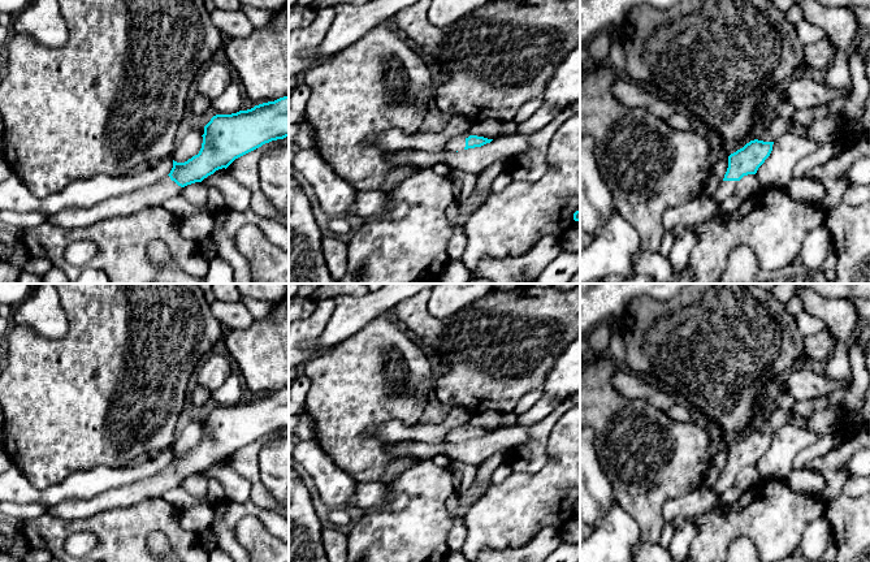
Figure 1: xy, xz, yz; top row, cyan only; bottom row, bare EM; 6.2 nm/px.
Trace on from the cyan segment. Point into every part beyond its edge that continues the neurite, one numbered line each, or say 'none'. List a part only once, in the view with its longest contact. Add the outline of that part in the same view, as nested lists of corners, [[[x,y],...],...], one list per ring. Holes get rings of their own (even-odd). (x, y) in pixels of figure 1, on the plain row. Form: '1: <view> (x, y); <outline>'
1: xy (128, 495); [[[166,467],[153,476],[108,489],[91,498],[68,498],[48,506],[47,513],[62,520],[86,519],[111,509],[125,509],[161,497],[179,487],[182,480]]]

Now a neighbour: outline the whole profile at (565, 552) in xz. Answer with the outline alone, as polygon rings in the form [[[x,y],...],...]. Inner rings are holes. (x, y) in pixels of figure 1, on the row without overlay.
[[[562,542],[545,562],[580,562],[580,542],[573,545]]]

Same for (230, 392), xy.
[[[230,373],[220,388],[211,390],[211,399],[216,401],[218,406],[231,406],[241,402],[242,394],[241,380],[234,373]]]

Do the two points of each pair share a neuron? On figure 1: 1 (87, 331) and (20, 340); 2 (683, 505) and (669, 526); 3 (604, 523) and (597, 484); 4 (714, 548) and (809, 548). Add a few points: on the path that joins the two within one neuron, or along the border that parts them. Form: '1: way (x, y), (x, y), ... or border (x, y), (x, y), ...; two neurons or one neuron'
1: way (70, 347), (37, 347); one neuron
2: way (678, 510), (670, 521); one neuron
3: way (604, 514), (597, 506), (597, 493); one neuron
4: border (814, 519), (806, 527), (799, 547); two neurons

